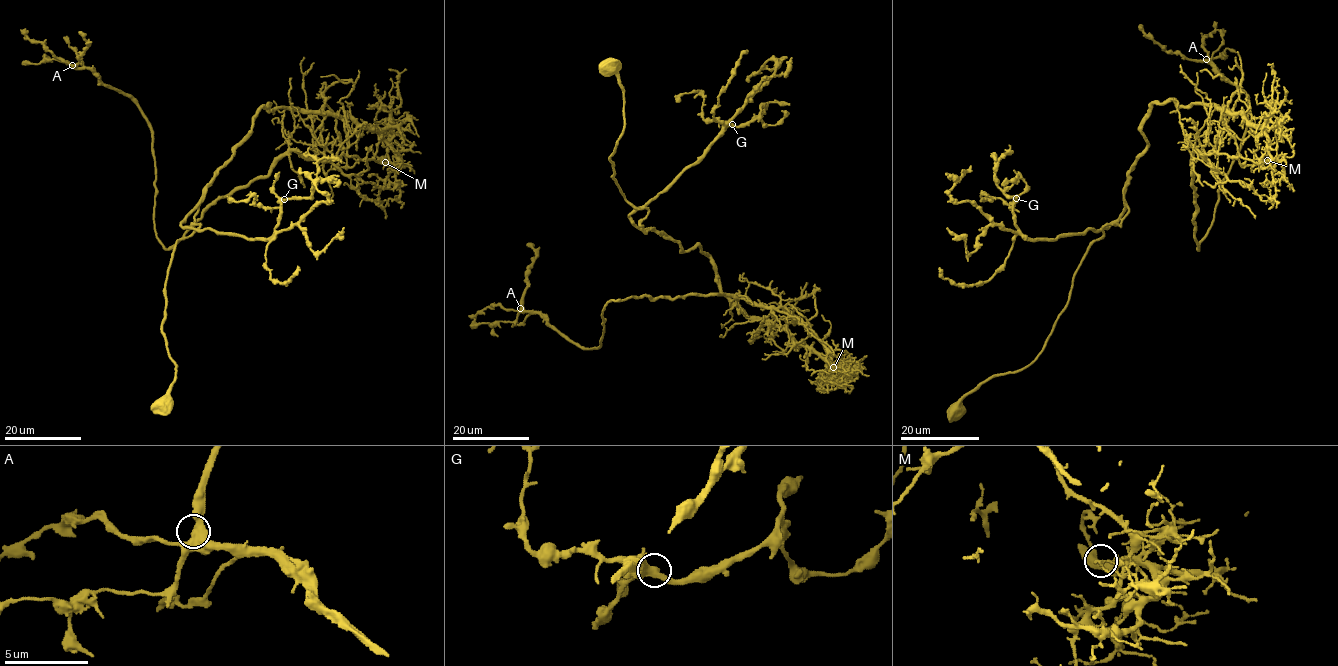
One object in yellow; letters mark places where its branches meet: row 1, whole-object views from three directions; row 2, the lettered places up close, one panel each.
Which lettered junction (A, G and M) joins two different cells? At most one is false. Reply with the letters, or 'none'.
M

